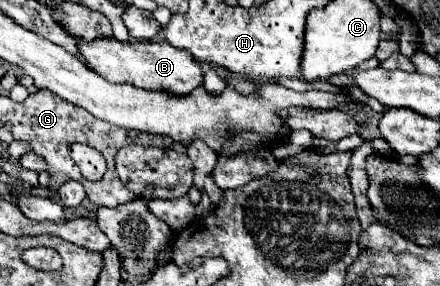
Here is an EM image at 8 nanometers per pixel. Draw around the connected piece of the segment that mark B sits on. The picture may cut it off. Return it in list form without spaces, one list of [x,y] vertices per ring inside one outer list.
[[[75,37],[79,55],[87,61],[87,65],[105,77],[111,83],[133,83],[135,87],[151,89],[151,91],[167,91],[175,95],[187,95],[195,87],[203,83],[201,65],[193,59],[193,55],[185,49],[171,47],[169,43],[155,43],[155,41],[139,41],[139,43],[119,43],[113,37],[99,37],[93,41],[85,41]]]

